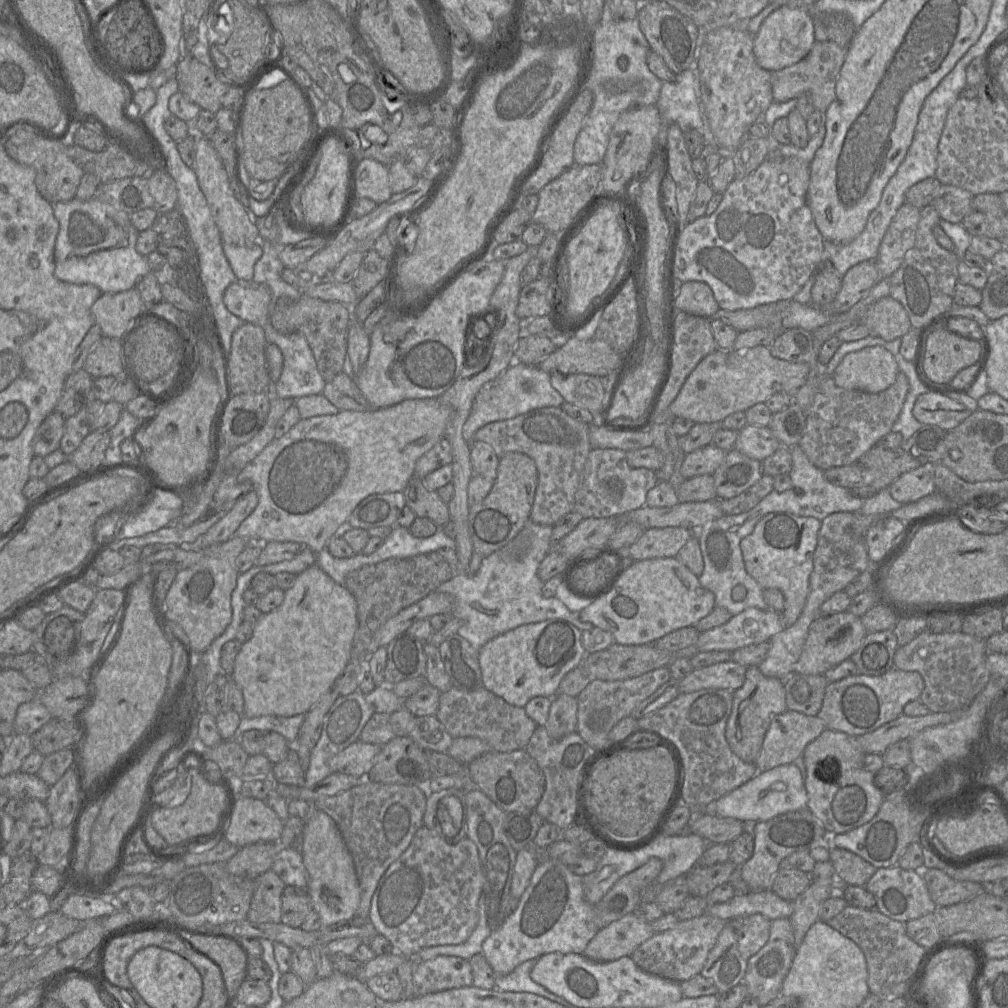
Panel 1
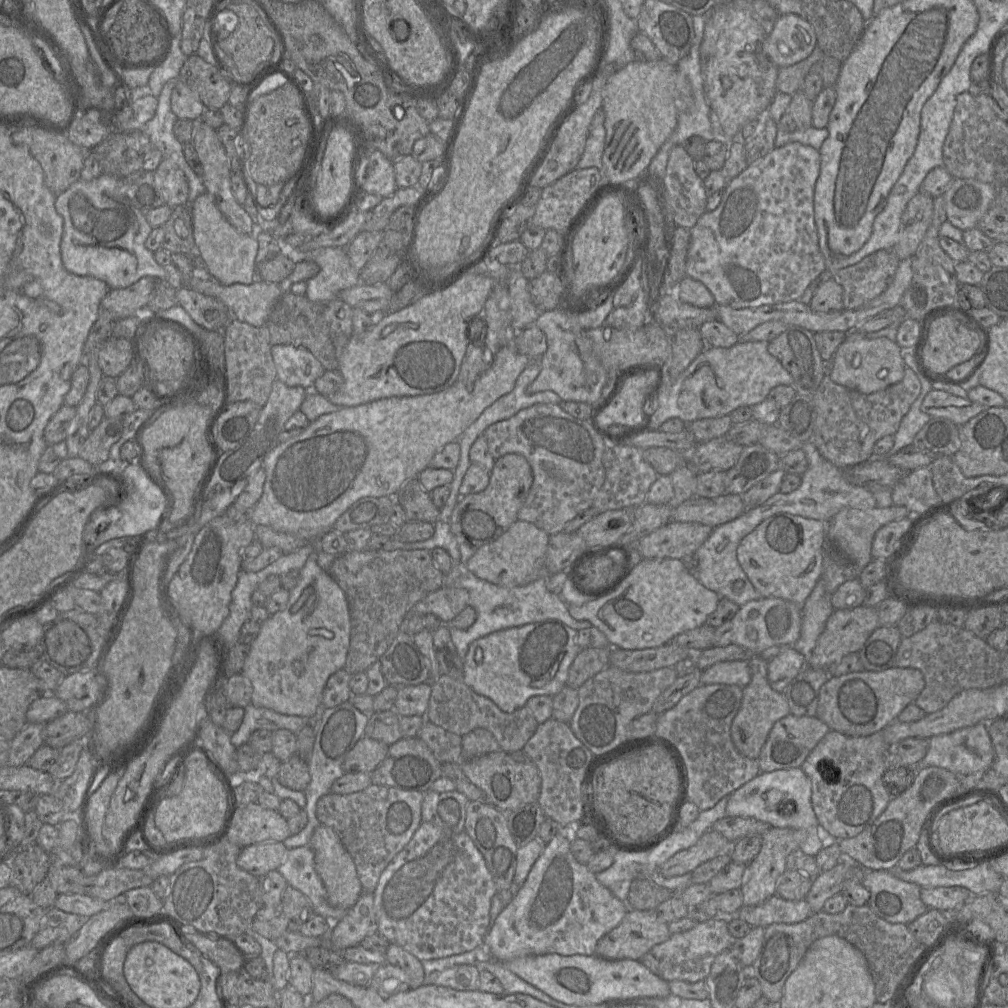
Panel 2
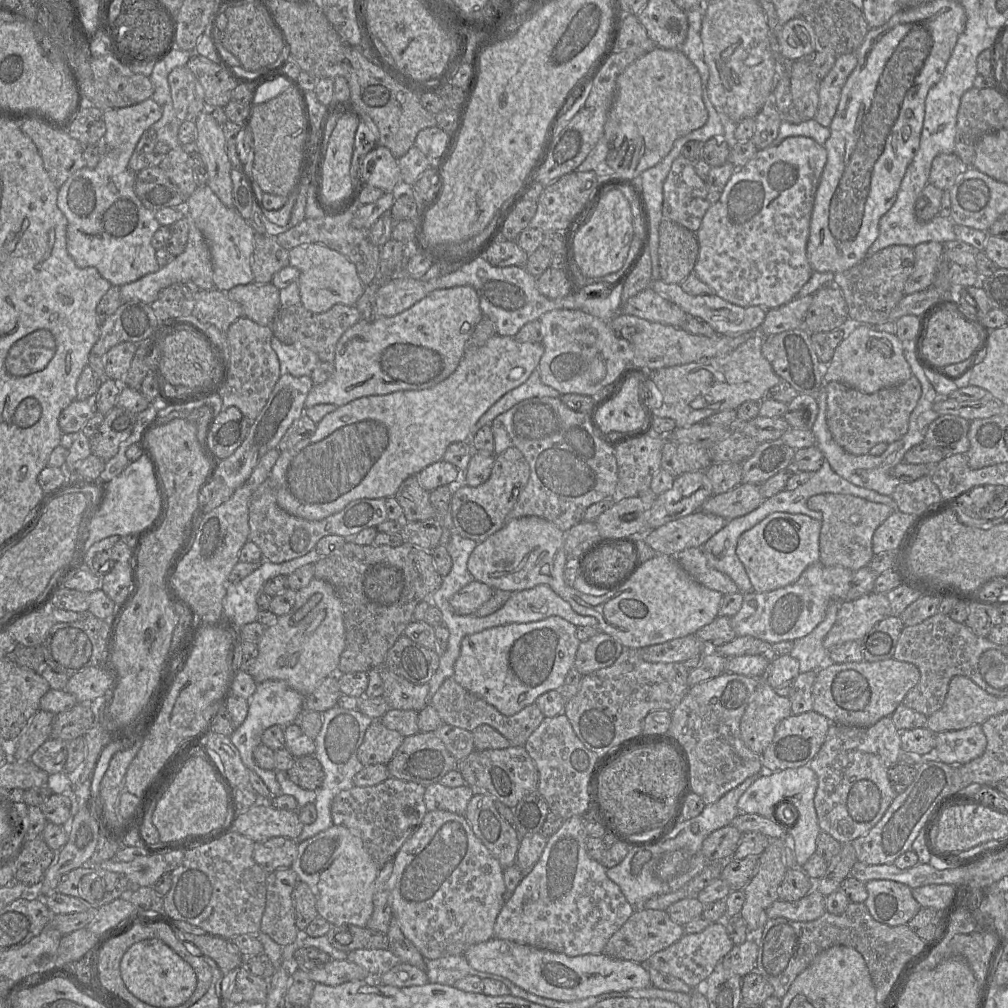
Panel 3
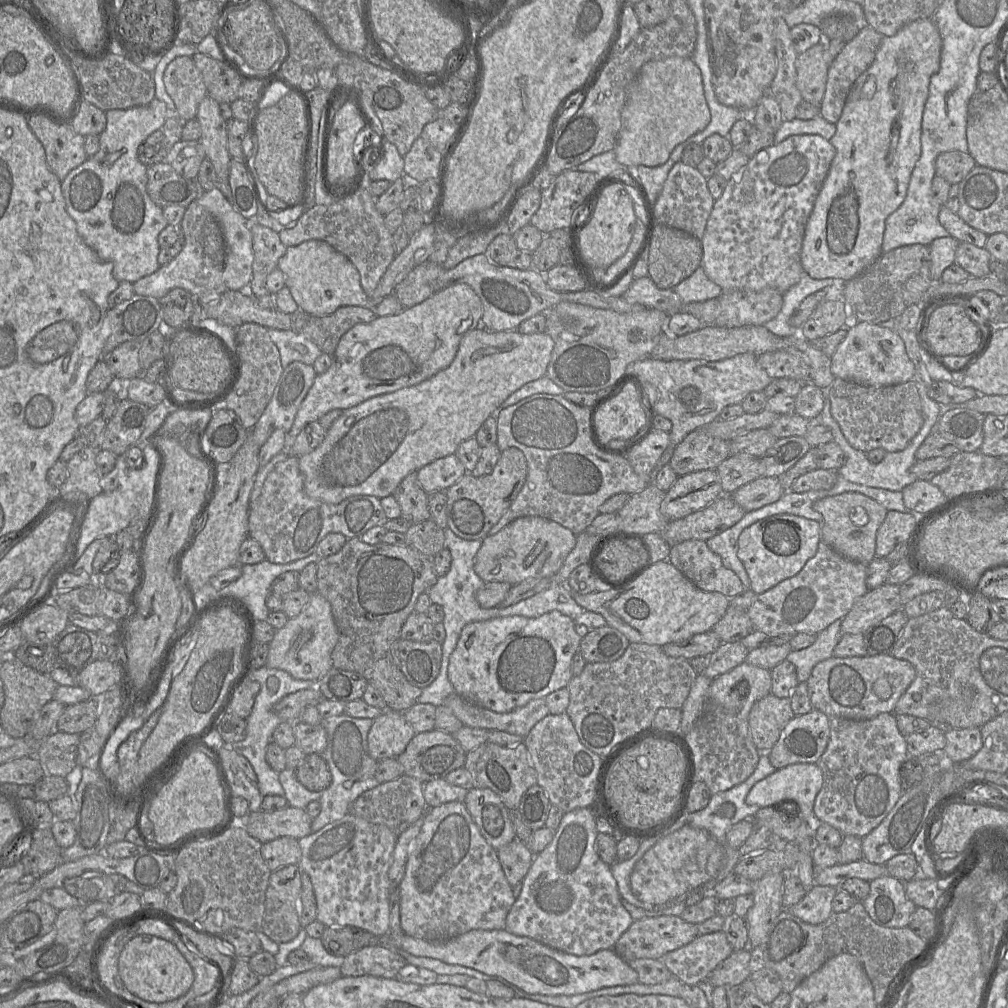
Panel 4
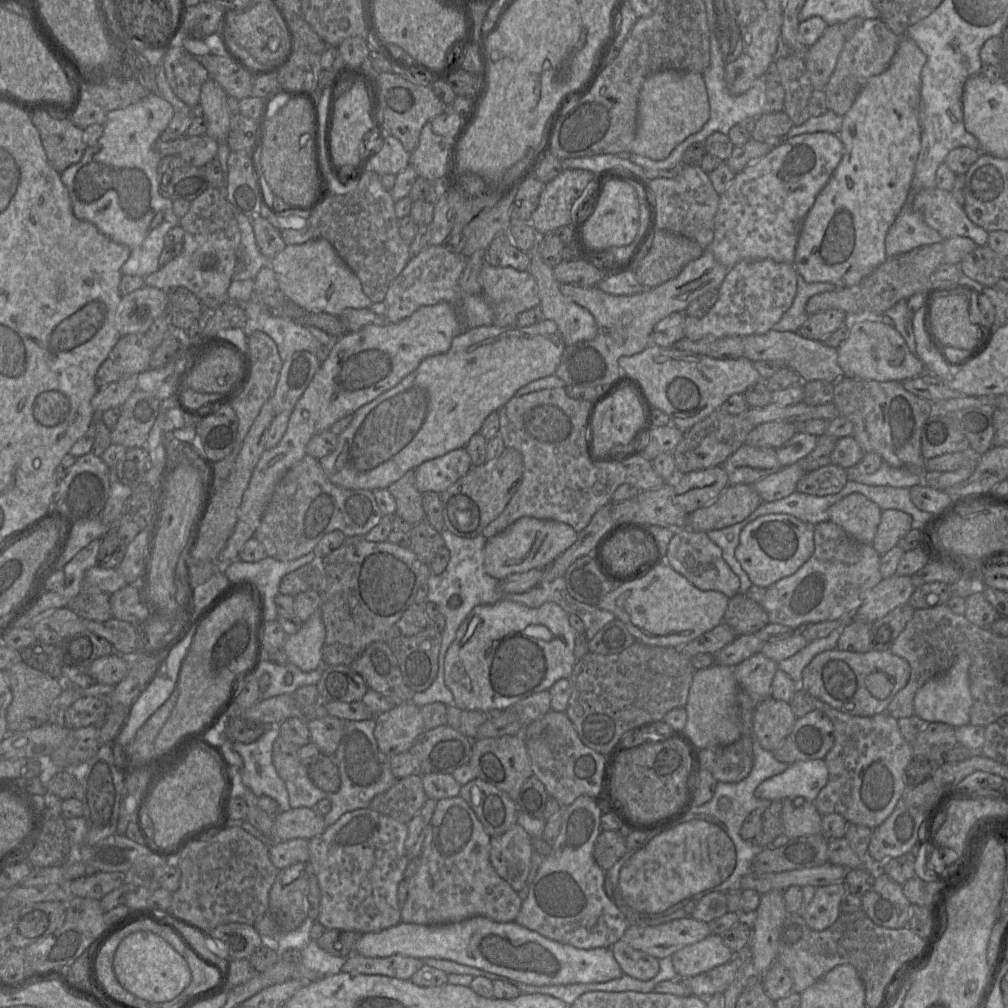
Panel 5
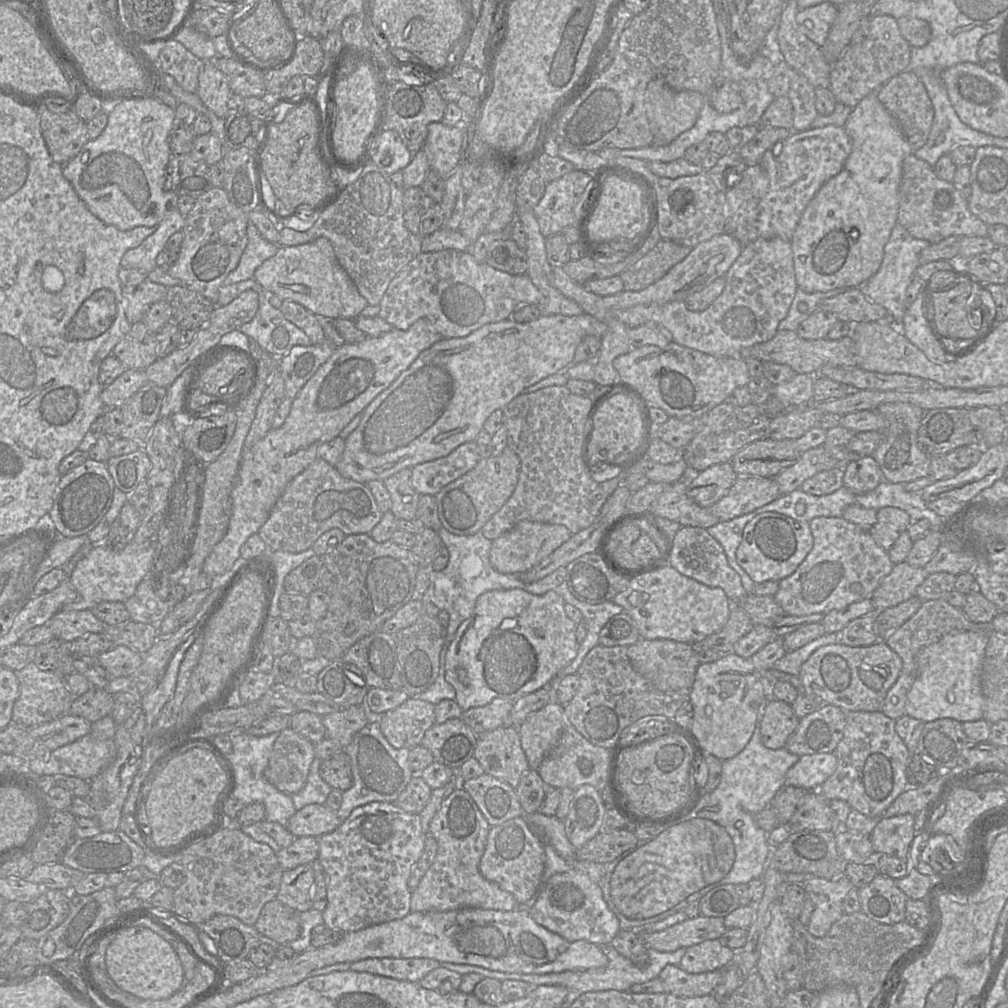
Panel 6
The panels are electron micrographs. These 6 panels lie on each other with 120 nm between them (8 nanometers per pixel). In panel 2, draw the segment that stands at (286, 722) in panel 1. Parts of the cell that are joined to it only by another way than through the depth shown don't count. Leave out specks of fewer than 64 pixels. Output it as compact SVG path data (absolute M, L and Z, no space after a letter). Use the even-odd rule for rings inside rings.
M251 703L244 708L244 711L241 725L234 733L230 733L230 742L236 748L248 743L251 734L256 730L287 729L297 734L309 722L297 715L280 714L268 708L256 707Z

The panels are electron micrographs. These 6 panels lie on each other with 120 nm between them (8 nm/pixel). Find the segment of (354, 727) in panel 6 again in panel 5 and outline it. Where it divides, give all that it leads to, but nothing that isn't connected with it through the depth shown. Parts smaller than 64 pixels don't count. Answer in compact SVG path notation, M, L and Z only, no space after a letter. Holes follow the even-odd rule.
M327 715L322 718L308 720L310 742L315 744L322 755L333 755L343 736L344 721L340 718Z

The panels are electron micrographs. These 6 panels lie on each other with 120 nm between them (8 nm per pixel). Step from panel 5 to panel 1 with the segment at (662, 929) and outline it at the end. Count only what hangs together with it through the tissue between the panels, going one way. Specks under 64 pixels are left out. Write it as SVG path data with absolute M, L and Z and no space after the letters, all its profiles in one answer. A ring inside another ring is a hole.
M632 912L600 929L586 946L583 955L595 962L612 962L630 956L654 934L650 923Z

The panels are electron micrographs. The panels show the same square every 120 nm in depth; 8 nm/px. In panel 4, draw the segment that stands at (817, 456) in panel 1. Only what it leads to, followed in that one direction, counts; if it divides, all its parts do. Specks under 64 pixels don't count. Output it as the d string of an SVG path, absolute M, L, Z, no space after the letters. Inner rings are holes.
M835 378L825 390L830 400L831 414L849 444L862 452L883 448L886 452L905 449L923 425L920 396L914 380L872 387Z

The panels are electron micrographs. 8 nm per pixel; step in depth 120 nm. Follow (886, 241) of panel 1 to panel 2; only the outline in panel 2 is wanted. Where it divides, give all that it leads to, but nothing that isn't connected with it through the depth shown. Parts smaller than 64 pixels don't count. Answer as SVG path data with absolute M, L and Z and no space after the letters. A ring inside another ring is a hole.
M922 191L907 204L901 217L899 238L892 250L904 260L917 252L933 217L934 198Z

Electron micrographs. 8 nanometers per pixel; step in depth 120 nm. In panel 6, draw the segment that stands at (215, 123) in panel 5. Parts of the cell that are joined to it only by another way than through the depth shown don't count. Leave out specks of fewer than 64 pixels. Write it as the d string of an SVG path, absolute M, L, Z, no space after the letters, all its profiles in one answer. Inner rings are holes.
M205 61L199 74L197 90L204 105L216 116L226 118L230 113L228 100L231 94L227 76L212 61Z

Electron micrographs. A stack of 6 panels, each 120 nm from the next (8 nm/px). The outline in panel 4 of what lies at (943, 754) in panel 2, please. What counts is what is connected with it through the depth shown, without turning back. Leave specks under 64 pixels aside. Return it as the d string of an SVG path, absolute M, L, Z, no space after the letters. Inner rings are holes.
M980 727L945 729L946 746L943 752L950 763L959 763L973 757L982 747Z

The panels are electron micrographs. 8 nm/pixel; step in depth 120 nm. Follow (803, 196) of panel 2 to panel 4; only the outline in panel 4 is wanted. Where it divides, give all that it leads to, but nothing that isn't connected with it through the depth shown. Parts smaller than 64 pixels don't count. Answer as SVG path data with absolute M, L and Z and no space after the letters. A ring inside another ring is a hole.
M792 135L779 144L773 144L757 152L737 175L733 175L730 178L722 196L714 203L705 233L701 239L703 247L701 267L704 269L707 277L722 288L722 293L733 291L758 292L766 288L776 289L781 293L785 293L800 281L804 272L801 264L801 250L806 224L835 155L835 147L829 140L820 135Z

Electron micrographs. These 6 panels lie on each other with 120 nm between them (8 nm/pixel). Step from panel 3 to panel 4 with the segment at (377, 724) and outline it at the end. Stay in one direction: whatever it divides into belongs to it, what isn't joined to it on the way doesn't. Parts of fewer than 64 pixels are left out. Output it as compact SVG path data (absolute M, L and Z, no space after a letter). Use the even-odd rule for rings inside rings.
M385 709L374 719L368 733L368 752L376 761L396 758L403 753L415 736L403 712Z

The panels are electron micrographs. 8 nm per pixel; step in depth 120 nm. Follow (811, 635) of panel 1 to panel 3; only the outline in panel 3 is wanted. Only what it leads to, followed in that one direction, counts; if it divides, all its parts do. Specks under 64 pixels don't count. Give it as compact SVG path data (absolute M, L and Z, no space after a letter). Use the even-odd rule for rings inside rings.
M870 592L840 604L835 623L823 645L830 651L851 640L861 640L872 627L890 616L890 602L886 593Z

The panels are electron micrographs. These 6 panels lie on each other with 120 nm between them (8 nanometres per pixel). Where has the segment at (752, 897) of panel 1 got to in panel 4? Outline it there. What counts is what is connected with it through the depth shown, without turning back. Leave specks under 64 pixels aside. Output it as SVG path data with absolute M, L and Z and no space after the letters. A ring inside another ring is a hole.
M814 885L802 900L785 910L806 923L821 924L833 913L832 901L838 890L838 887Z

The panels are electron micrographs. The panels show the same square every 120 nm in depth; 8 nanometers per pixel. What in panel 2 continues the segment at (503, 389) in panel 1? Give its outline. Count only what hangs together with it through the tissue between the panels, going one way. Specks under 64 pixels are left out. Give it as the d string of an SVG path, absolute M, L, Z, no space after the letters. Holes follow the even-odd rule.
M541 359L539 360L532 360L527 367L521 372L521 374L518 376L514 389L509 392L508 394L500 397L497 399L492 405L487 407L481 415L463 432L463 434L459 437L457 440L460 445L460 458L458 461L458 465L453 470L454 472L454 478L452 482L450 483L450 494L449 497L445 503L445 505L440 509L438 520L447 522L450 524L451 521L451 515L453 512L453 509L455 505L457 504L460 497L460 486L463 481L463 478L465 476L465 473L467 469L469 468L471 462L469 457L469 452L472 444L474 441L484 433L486 428L488 428L490 425L507 420L517 414L520 410L531 407L535 404L557 404L562 401L558 394L556 394L553 391L545 390L545 391L539 391L533 394L527 393L527 386L530 385L536 377L539 375L541 371Z

